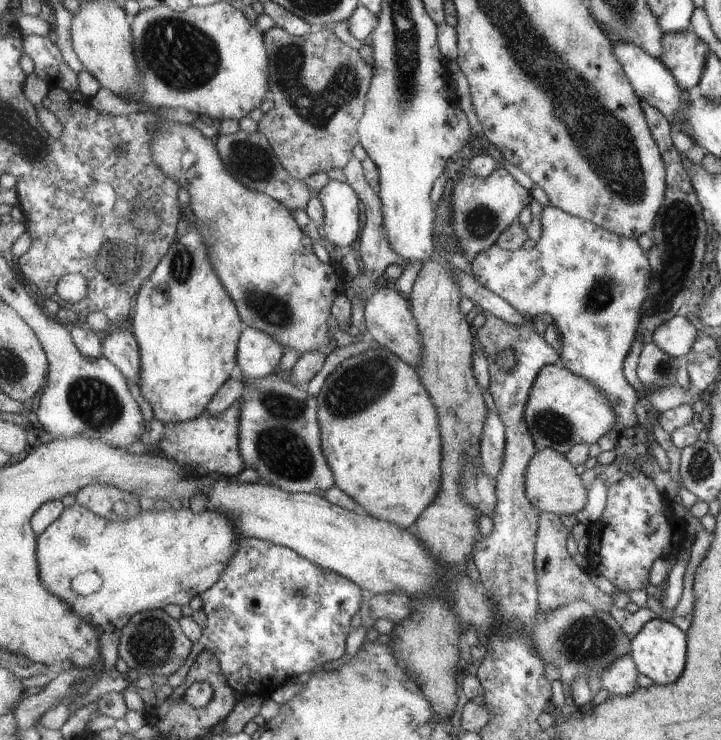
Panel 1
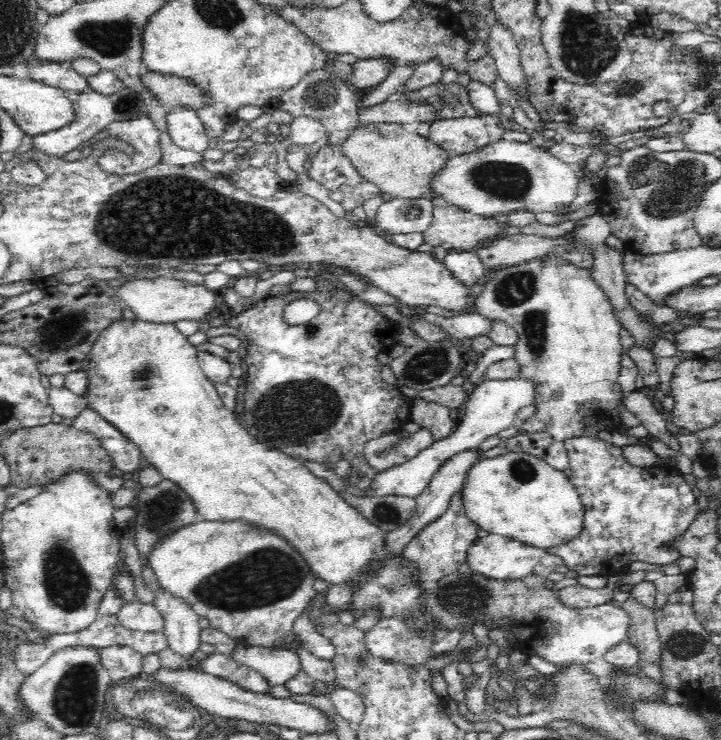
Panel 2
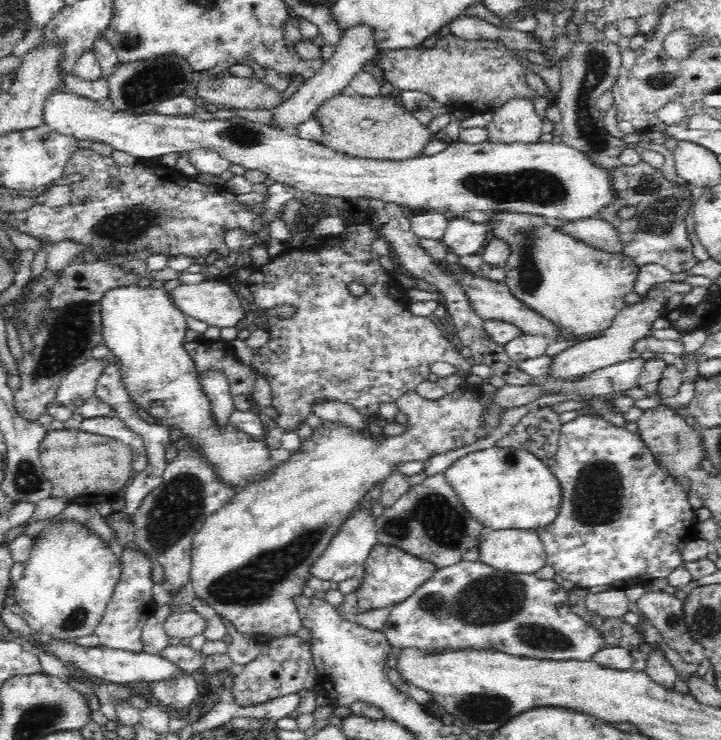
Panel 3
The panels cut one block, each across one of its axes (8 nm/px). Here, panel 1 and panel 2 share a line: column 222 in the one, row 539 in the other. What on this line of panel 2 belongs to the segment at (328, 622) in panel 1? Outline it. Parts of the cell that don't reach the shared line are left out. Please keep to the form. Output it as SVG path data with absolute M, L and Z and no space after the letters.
M587 436L572 438L566 440L564 446L572 470L572 475L569 476L570 482L576 487L584 505L584 530L580 532L578 538L554 546L545 552L561 557L564 566L576 573L606 576L621 569L626 572L626 567L634 561L661 565L665 568L681 558L677 550L665 546L690 526L699 509L696 503L697 493L690 483L684 481L683 474L677 468L665 465L653 465L648 468L633 466L626 461L621 447L602 438Z

